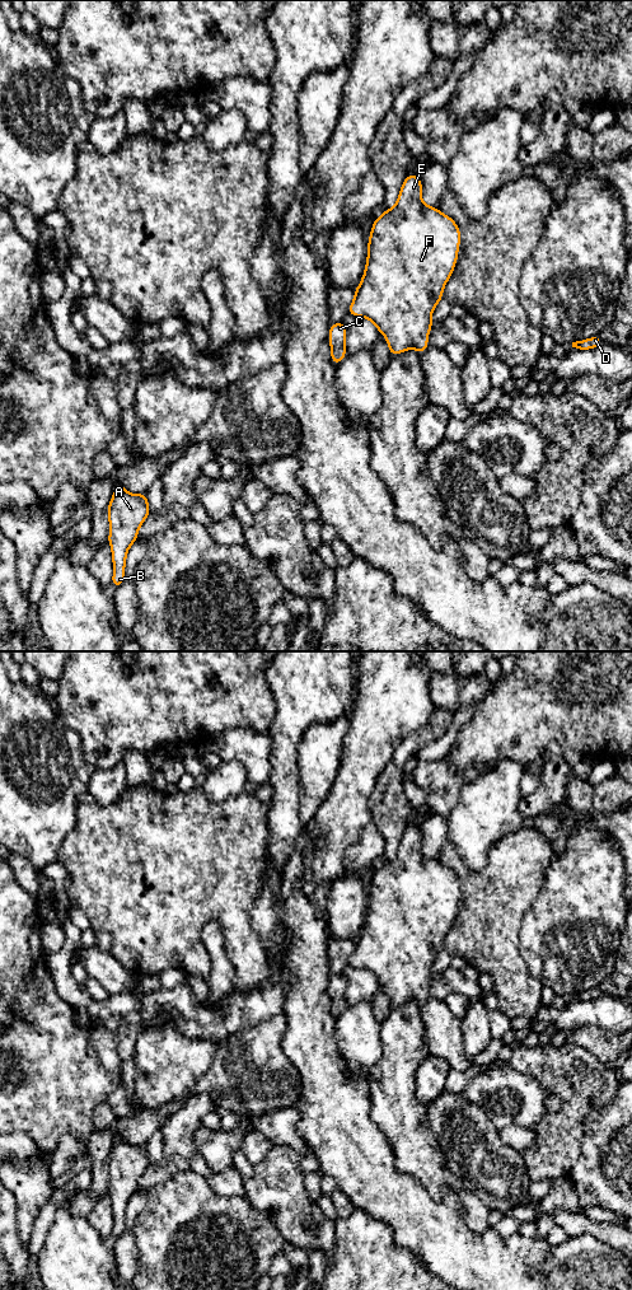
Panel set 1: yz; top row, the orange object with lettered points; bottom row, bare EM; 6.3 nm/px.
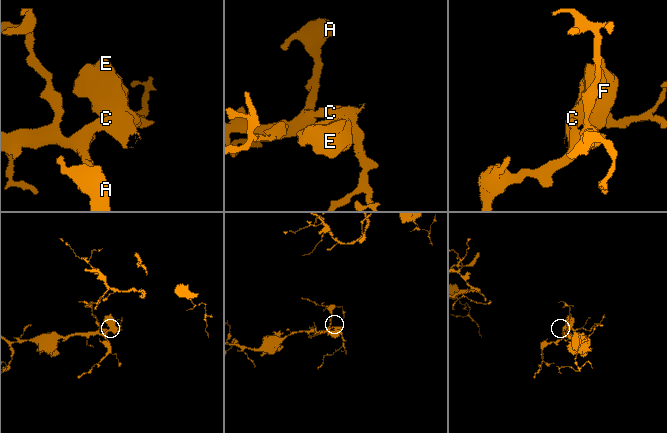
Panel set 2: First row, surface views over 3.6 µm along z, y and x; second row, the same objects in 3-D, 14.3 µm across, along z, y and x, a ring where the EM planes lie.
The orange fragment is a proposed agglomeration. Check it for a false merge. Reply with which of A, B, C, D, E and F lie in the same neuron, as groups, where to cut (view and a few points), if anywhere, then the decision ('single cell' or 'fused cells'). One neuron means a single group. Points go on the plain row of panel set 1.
A B C D E F; no cut; single cell

